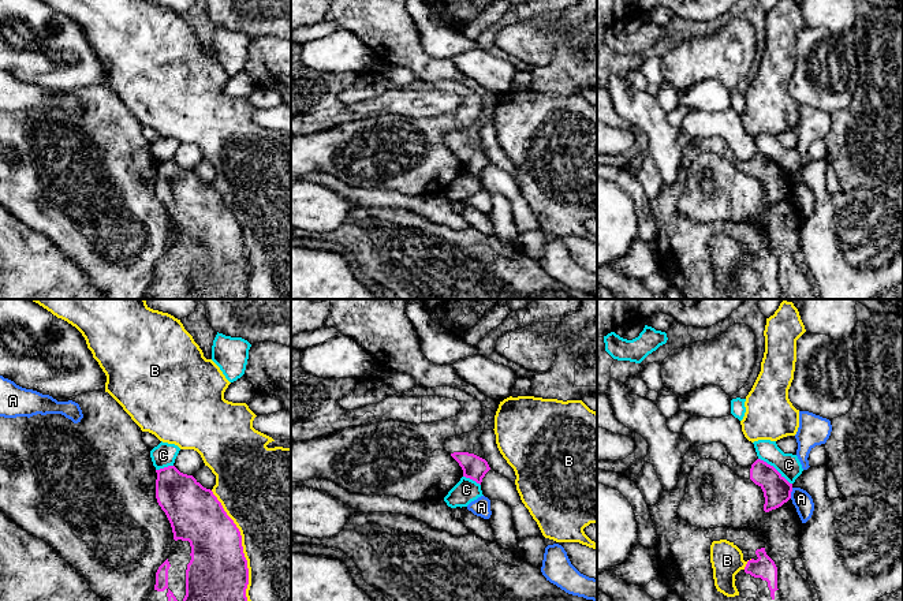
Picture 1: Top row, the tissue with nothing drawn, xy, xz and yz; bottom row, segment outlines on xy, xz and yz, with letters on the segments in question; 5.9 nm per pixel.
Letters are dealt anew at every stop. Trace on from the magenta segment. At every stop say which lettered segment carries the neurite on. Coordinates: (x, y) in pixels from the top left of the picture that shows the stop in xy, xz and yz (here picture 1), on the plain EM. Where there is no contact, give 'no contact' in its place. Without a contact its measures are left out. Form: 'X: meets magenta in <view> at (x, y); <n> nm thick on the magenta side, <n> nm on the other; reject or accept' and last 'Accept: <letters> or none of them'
A: meets magenta in yz at (790, 187); 160 nm thick on the magenta side, 110 nm on the other; reject
B: meets magenta in xy at (242, 242); 360 nm thick on the magenta side, 500 nm on the other; reject
C: meets magenta in yz at (773, 161); 160 nm thick on the magenta side, 140 nm on the other; reject
Accept: none of them

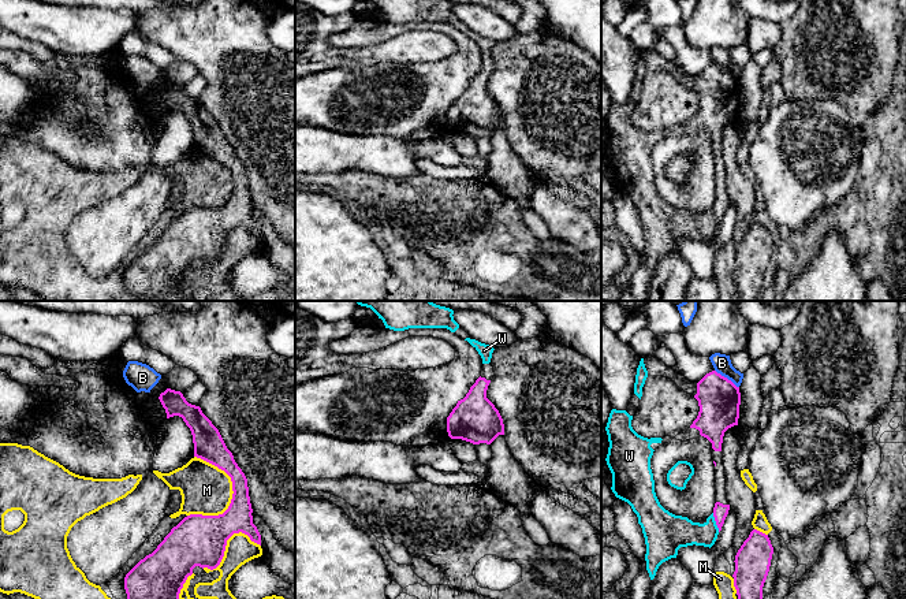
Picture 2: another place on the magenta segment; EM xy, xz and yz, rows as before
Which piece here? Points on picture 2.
B: meets magenta in yz at (726, 71); 240 nm thick on the magenta side, 110 nm on the other; reject
M: meets magenta in xy at (231, 172); 180 nm thick on the magenta side, 300 nm on the other; reject
W: meets magenta in yz at (716, 216); 90 nm thick on the magenta side, 190 nm on the other; accept
Accept: W

